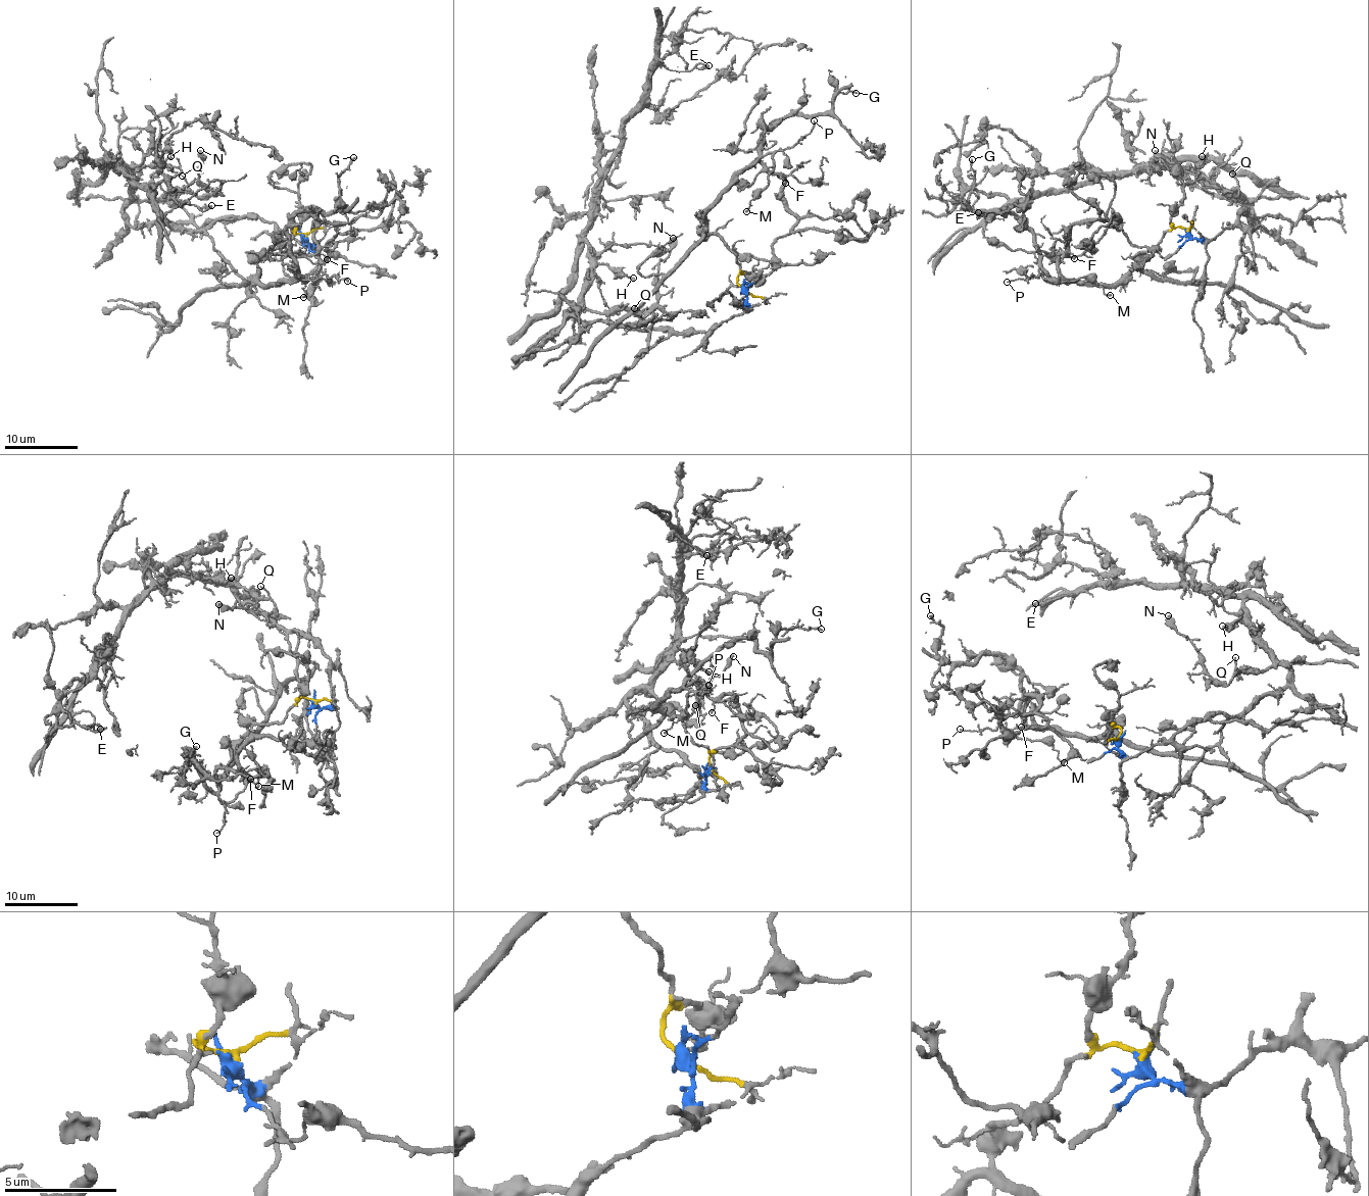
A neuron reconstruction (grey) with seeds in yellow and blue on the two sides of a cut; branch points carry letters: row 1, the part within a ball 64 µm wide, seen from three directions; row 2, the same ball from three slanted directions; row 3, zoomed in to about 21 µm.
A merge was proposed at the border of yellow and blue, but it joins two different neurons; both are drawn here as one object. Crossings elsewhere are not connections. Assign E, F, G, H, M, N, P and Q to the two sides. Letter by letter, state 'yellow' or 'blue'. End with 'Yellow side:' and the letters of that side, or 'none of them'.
E: blue
F: yellow
G: yellow
H: blue
M: yellow
N: blue
P: yellow
Q: blue
Yellow side: F, G, M, P

